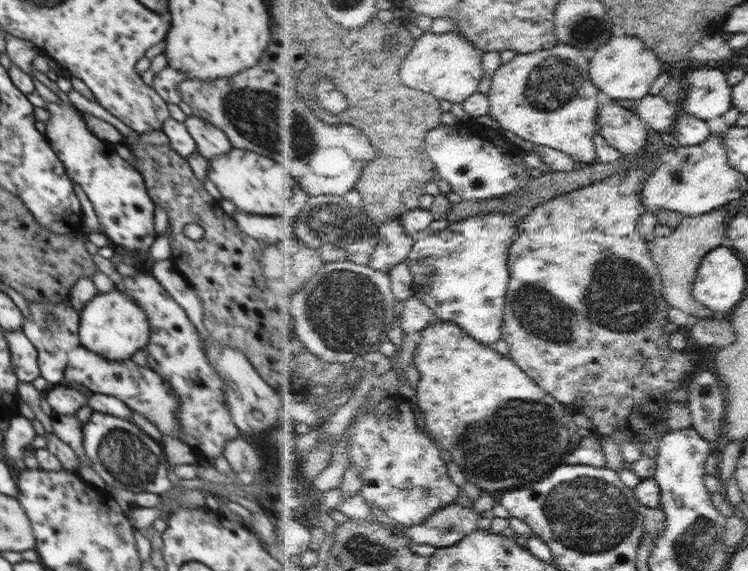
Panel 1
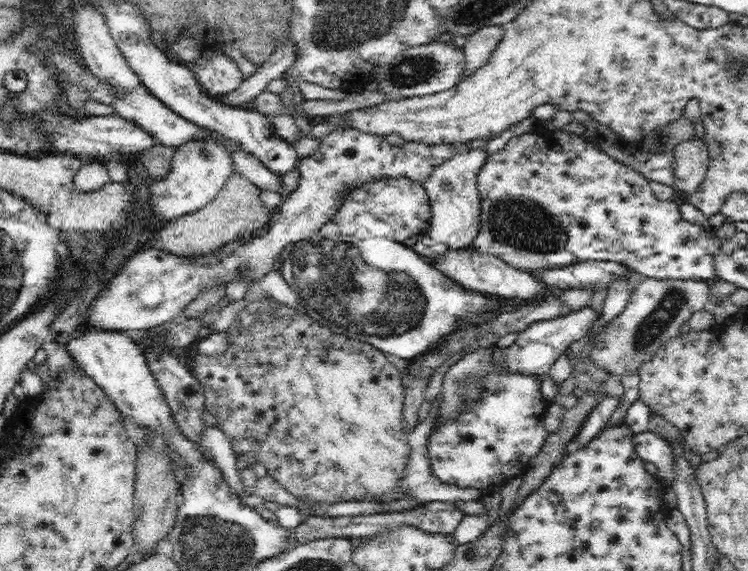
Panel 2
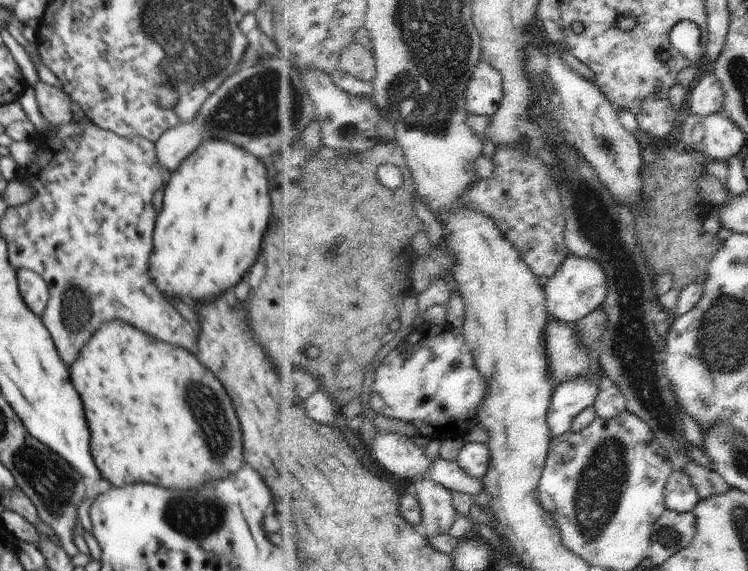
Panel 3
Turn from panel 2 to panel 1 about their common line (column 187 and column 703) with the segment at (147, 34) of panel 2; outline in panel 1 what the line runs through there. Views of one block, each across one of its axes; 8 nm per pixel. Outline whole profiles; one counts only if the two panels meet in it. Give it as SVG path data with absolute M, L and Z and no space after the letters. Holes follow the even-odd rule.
M700 67L684 78L688 87L682 108L704 120L724 116L732 108L732 87L720 68Z

